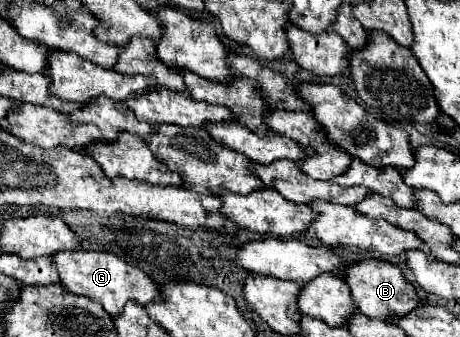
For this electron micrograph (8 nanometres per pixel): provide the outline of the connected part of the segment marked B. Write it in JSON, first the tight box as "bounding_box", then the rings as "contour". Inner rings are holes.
{"bounding_box":[345,258,421,320],"contour":[[[377,258],[351,262],[345,268],[345,282],[351,286],[351,296],[357,304],[357,312],[361,312],[367,318],[389,320],[395,314],[403,316],[403,314],[409,314],[421,302],[415,292],[415,286],[405,280],[401,268]]]}

